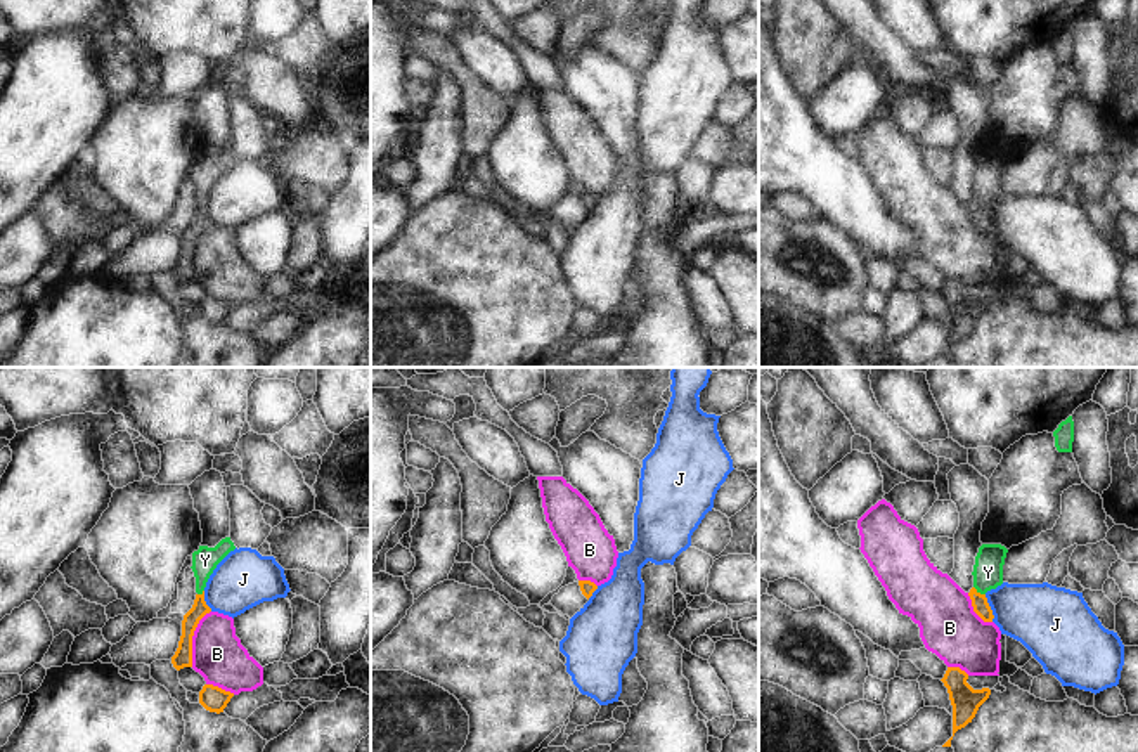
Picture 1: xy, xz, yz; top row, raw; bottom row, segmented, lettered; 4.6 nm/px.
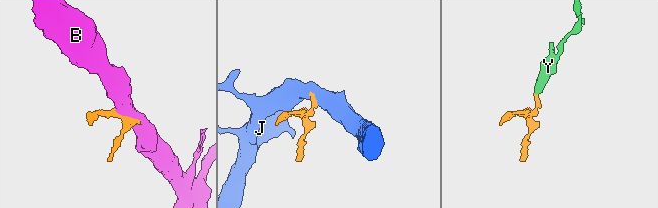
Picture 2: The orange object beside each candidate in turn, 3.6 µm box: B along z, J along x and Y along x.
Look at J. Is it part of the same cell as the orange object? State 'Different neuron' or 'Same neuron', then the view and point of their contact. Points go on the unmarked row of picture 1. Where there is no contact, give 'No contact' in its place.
Different neuron. Touches orange at yz (989, 220).

